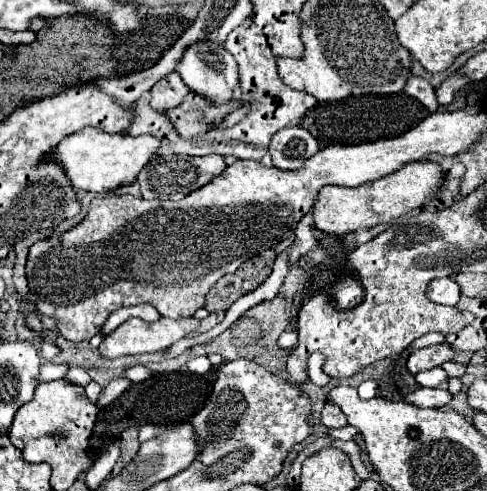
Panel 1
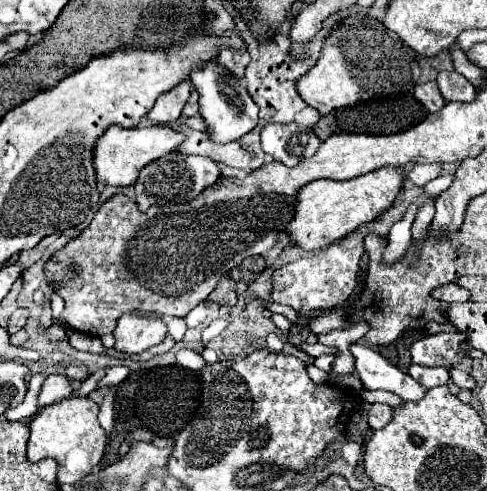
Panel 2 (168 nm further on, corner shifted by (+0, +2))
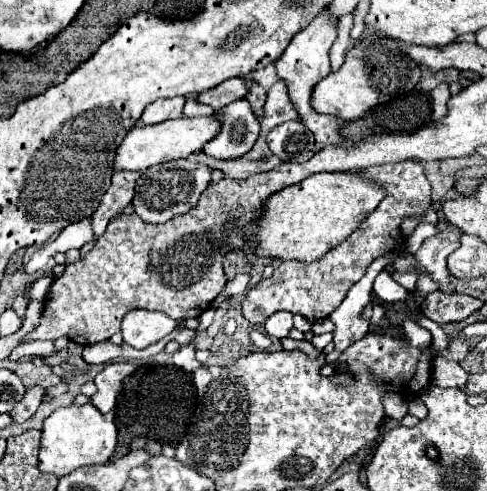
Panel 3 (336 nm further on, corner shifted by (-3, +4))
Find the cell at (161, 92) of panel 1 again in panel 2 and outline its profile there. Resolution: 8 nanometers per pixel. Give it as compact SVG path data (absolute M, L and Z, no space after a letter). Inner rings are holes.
M181 81L181 85L177 85L171 91L163 93L155 101L155 107L149 111L149 119L153 119L155 123L171 123L171 121L177 121L181 117L183 105L189 99L189 91L191 91L189 81Z

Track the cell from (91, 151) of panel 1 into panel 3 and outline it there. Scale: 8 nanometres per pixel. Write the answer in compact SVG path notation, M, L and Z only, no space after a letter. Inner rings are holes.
M214 115L212 117L192 117L192 119L178 117L172 121L158 123L158 125L134 125L116 151L114 167L118 171L144 173L152 165L166 163L172 159L182 159L196 151L202 151L204 143L214 139L218 135L218 131L220 131L220 121Z

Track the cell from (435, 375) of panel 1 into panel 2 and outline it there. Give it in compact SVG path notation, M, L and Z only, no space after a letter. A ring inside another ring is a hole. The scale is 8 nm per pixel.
M413 363L409 367L409 375L417 379L421 385L425 385L427 389L437 387L437 385L447 385L449 381L449 373L445 367L419 367Z

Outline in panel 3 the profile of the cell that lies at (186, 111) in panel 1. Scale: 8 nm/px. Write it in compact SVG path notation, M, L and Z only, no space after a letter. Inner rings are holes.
M236 77L236 79L228 79L220 85L216 85L214 89L196 95L202 103L208 103L214 107L214 111L220 111L222 107L226 107L228 103L236 101L236 99L244 99L248 95L248 85L244 79Z

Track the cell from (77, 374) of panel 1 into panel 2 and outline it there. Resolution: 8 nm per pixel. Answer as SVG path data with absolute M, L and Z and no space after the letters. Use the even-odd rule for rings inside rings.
M49 375L39 393L39 405L51 405L59 399L65 399L73 393L71 379L67 375Z

